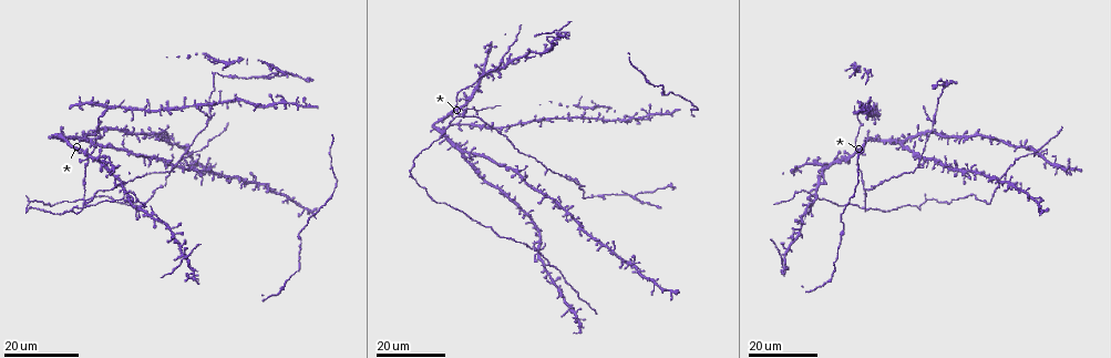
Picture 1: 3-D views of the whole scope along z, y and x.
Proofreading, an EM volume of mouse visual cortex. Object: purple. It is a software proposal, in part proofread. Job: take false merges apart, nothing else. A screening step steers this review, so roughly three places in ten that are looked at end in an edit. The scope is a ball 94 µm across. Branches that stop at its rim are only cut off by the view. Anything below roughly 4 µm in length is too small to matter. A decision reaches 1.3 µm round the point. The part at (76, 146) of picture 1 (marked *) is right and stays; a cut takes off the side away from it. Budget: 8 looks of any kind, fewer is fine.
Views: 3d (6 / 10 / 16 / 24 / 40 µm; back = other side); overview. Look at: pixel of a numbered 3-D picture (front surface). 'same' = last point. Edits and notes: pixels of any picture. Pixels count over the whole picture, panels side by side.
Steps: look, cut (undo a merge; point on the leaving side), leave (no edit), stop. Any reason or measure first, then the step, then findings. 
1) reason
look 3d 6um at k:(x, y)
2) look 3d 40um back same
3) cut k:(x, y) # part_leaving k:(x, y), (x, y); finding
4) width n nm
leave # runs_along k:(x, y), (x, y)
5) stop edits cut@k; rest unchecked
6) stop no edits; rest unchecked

a fork
look 3d 24um at 1:(650, 114)

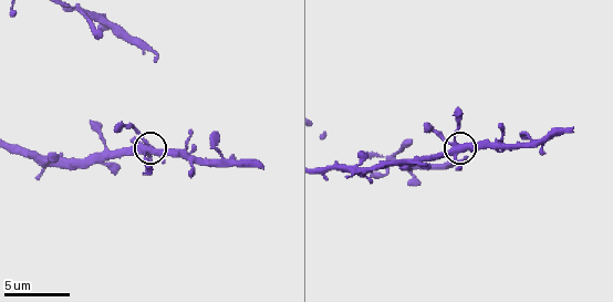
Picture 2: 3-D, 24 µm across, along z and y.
zoom in
look 3d 6um at 2:(143, 139)

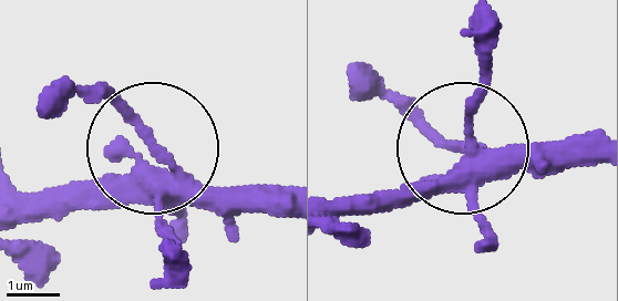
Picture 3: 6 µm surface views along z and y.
leave # one cell here

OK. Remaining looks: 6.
four arms meet
look 3d 16um at 1:(590, 118)

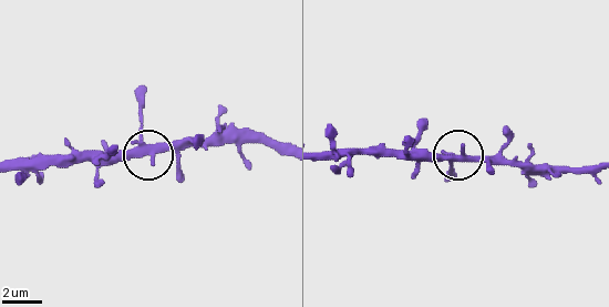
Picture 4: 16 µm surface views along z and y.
look 3d 10um at 4:(454, 156)

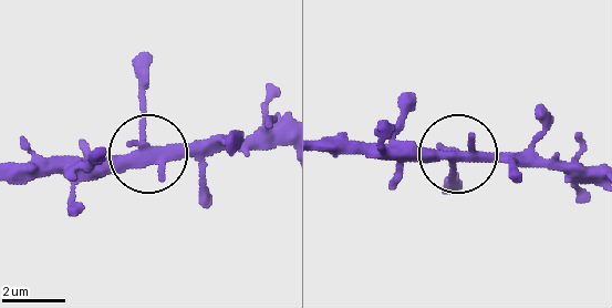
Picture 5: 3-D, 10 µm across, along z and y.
width 320 nm
leave # runs_along 5:(11, 182), (130, 165), (146, 142), (146, 81); all the same cell

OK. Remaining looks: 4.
thin arm on a thick one
look 3d 16um at 1:(152, 216)

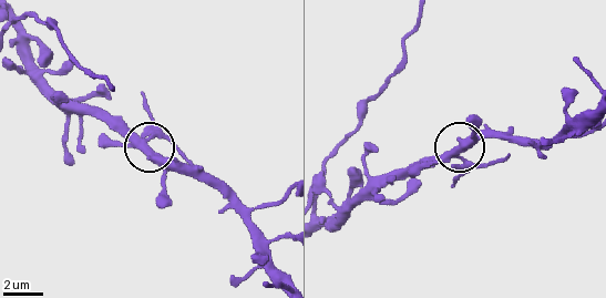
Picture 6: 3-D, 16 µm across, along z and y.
zoom in
look 3d 6um at 6:(145, 145)

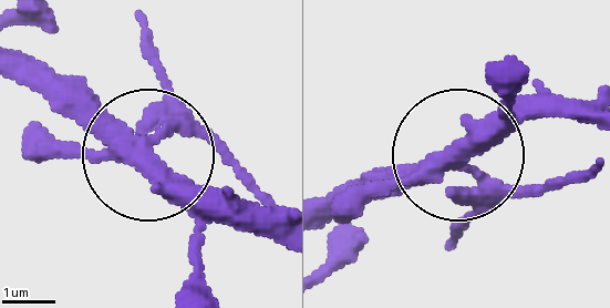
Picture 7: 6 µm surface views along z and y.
cut 7:(230, 156) # part_leaving 7:(475, 171), (564, 184), (593, 166); a second cell is stuck on

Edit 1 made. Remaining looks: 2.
stop edits cut@7; rest unchecked

